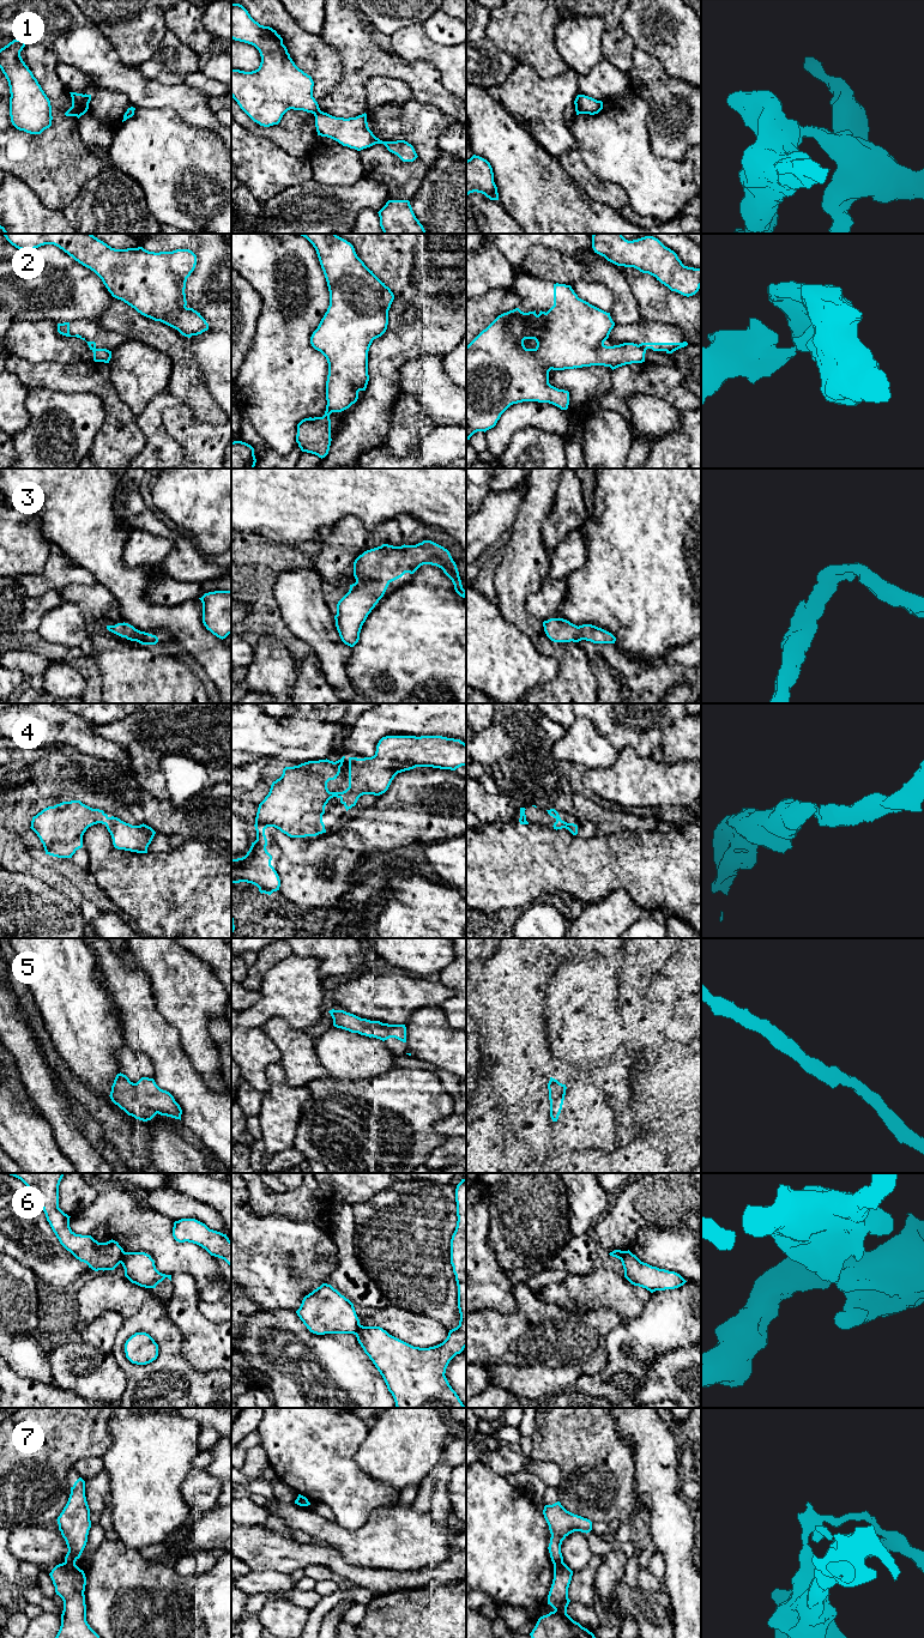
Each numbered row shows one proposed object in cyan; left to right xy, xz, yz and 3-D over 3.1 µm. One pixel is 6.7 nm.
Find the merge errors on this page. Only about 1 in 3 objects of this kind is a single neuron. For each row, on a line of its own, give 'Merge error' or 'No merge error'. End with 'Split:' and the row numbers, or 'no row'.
1: Merge error
2: Merge error
3: No merge error
4: No merge error
5: No merge error
6: Merge error
7: Merge error
Split: 1, 2, 6, 7

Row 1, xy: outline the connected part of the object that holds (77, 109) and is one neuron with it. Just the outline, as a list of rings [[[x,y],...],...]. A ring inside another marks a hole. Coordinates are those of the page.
[[[70,92],[72,97],[72,107],[65,113],[66,116],[77,116],[78,119],[85,114],[83,107],[83,93]]]

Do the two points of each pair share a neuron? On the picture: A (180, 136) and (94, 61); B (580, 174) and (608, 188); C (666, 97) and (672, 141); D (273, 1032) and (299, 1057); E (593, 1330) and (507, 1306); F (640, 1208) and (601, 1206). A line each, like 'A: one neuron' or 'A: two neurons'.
A: two neurons
B: one neuron
C: one neuron
D: one neuron
E: two neurons
F: two neurons

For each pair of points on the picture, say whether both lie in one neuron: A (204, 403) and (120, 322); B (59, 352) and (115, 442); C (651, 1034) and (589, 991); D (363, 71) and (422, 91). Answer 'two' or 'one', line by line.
A: one
B: two
C: two
D: one

